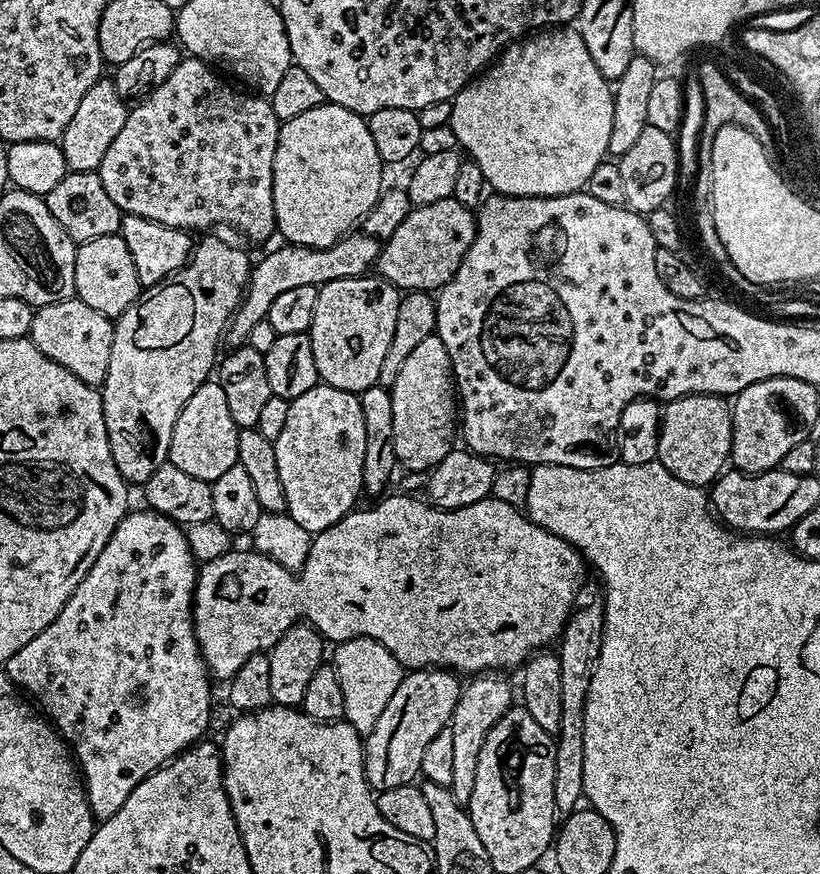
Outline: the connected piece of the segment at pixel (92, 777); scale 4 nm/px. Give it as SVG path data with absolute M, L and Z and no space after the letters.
M129 511L127 516L120 519L114 534L110 534L110 542L102 546L102 554L98 554L86 578L78 582L78 590L70 594L58 618L54 618L54 622L50 622L50 626L46 626L46 630L42 630L38 638L30 638L30 642L26 642L26 646L22 646L22 650L18 650L18 654L14 654L14 658L10 658L10 662L6 665L8 676L15 682L17 689L23 690L39 705L43 715L51 721L74 753L74 759L82 773L88 805L97 821L109 820L114 814L118 814L122 802L130 798L138 782L142 782L147 776L164 767L168 761L173 760L175 756L197 743L207 733L204 731L207 730L208 719L212 716L213 681L210 679L208 663L204 661L200 644L196 640L196 621L192 619L198 564L188 545L188 533L181 525L166 518L161 512L143 511Z

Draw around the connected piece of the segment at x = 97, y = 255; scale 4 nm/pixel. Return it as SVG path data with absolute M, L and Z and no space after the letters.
M119 234L85 240L77 247L74 282L79 300L86 302L86 306L94 306L98 314L106 314L110 318L121 316L142 295L138 270L134 270L134 258L130 258L130 250Z

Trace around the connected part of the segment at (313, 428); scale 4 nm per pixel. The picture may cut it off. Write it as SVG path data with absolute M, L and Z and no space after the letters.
M317 382L306 394L298 394L286 410L284 429L274 442L274 458L278 458L278 478L282 478L288 516L294 518L302 530L313 534L334 526L334 522L357 507L356 499L362 496L364 487L362 461L366 458L366 418L362 418L359 395L323 382Z

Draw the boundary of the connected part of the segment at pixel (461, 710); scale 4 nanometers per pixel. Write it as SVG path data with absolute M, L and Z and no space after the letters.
M480 674L472 680L463 685L458 702L454 706L454 714L450 721L450 727L454 734L454 751L453 751L453 769L454 778L450 785L450 789L454 798L459 804L467 806L470 802L470 794L474 794L474 774L478 770L478 754L482 754L482 742L486 742L486 734L490 734L490 730L496 722L504 714L508 712L508 709L513 707L514 700L512 700L512 692L514 696L514 688L507 684L503 680L503 675L500 674Z

